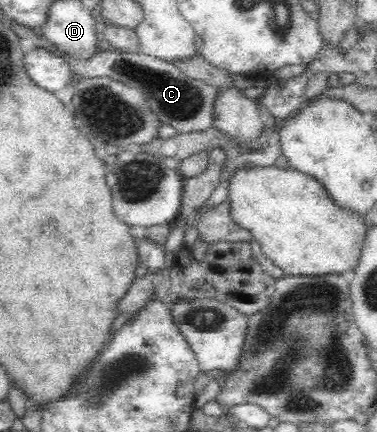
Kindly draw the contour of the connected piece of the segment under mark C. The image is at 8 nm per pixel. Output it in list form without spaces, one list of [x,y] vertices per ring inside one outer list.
[[[112,48],[110,51],[98,53],[98,56],[87,61],[70,58],[69,64],[70,68],[79,74],[81,78],[111,78],[137,88],[145,96],[154,114],[159,116],[164,124],[174,125],[174,127],[177,128],[177,130],[181,130],[182,133],[213,127],[215,104],[222,89],[210,86],[204,81],[194,80],[186,76],[174,63],[167,63],[159,58],[134,51],[120,51]]]

